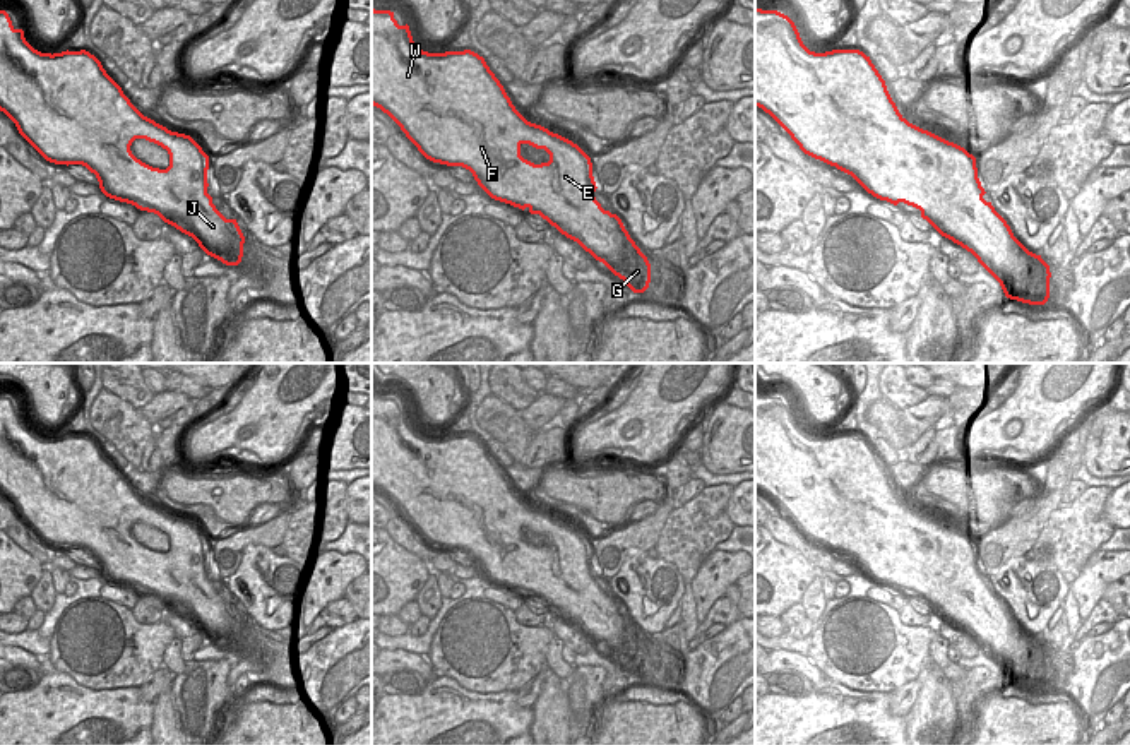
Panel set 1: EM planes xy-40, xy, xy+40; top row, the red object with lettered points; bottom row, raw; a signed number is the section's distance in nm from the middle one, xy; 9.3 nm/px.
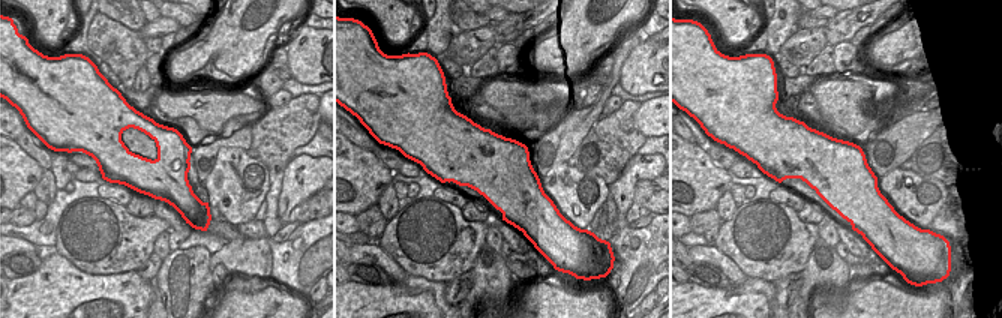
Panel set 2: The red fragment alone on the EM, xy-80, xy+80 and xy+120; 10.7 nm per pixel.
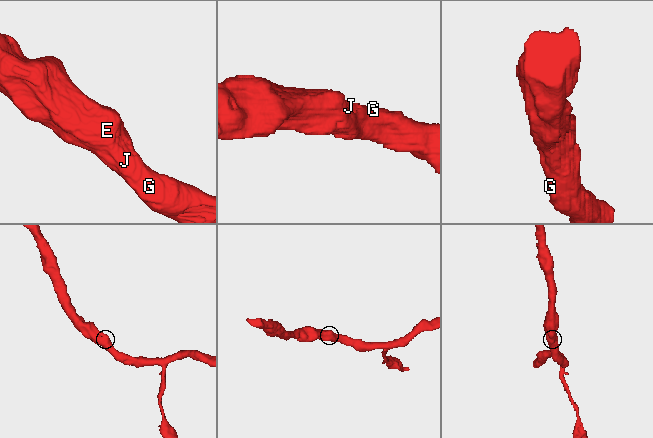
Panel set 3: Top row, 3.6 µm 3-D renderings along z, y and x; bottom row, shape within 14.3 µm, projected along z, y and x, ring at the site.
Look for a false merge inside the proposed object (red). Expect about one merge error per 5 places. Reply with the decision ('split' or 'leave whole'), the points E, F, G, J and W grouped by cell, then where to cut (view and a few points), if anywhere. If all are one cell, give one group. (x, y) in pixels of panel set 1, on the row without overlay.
leave whole; groups E F G J W; cut none

